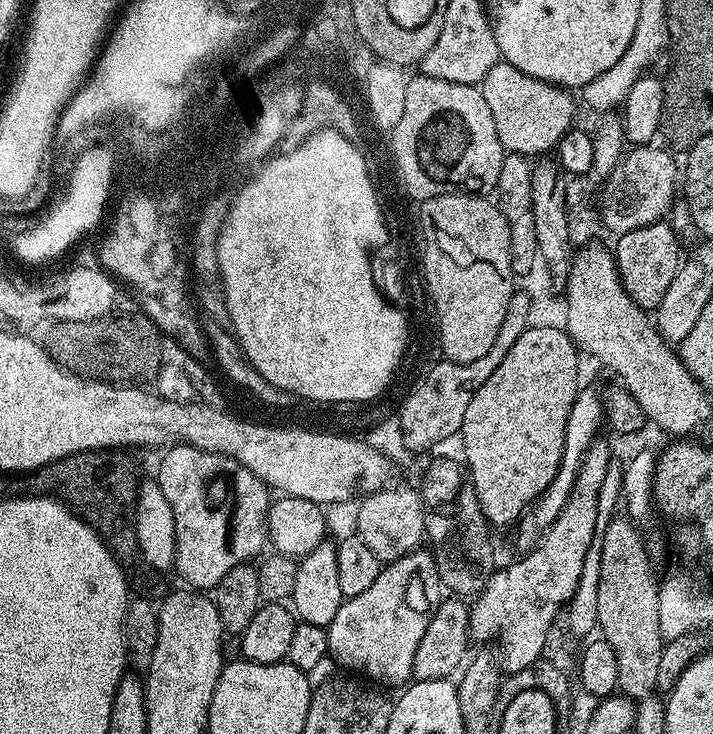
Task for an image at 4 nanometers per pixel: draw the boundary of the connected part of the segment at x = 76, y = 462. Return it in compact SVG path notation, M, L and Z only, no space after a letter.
M108 450L103 455L95 452L79 452L76 456L67 456L61 460L55 460L54 463L39 469L35 474L25 475L21 479L24 481L21 482L20 488L21 493L33 496L55 494L72 512L95 530L121 565L129 566L128 564L134 563L141 555L140 546L136 540L136 525L134 523L138 497L138 477L136 478L136 468L132 465L131 458L124 455L128 454L120 450Z

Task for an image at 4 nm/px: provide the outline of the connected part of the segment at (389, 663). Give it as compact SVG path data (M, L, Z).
M420 548L400 559L389 561L369 590L345 599L338 613L326 626L331 659L334 658L340 665L354 671L351 673L361 677L366 676L388 684L407 683L412 676L414 653L443 596L444 587L437 572L436 560L429 551Z

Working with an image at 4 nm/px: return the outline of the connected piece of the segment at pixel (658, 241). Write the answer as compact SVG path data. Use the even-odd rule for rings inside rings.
M668 222L651 224L616 236L614 242L616 242L616 248L614 247L616 269L626 294L634 298L639 308L656 310L682 263L682 255L680 256L682 245L674 230Z

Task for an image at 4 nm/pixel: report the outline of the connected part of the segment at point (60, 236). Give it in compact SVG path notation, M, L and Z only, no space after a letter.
M100 146L96 147L90 156L86 156L78 164L78 170L74 174L74 182L72 182L72 188L70 188L70 196L48 218L42 234L32 232L30 236L24 234L24 236L18 238L16 248L18 248L18 254L20 254L19 263L26 266L37 266L36 264L44 264L47 260L54 260L66 253L71 247L72 250L80 242L78 240L82 236L99 224L112 190L112 182L116 180L116 158L114 156L113 149Z

